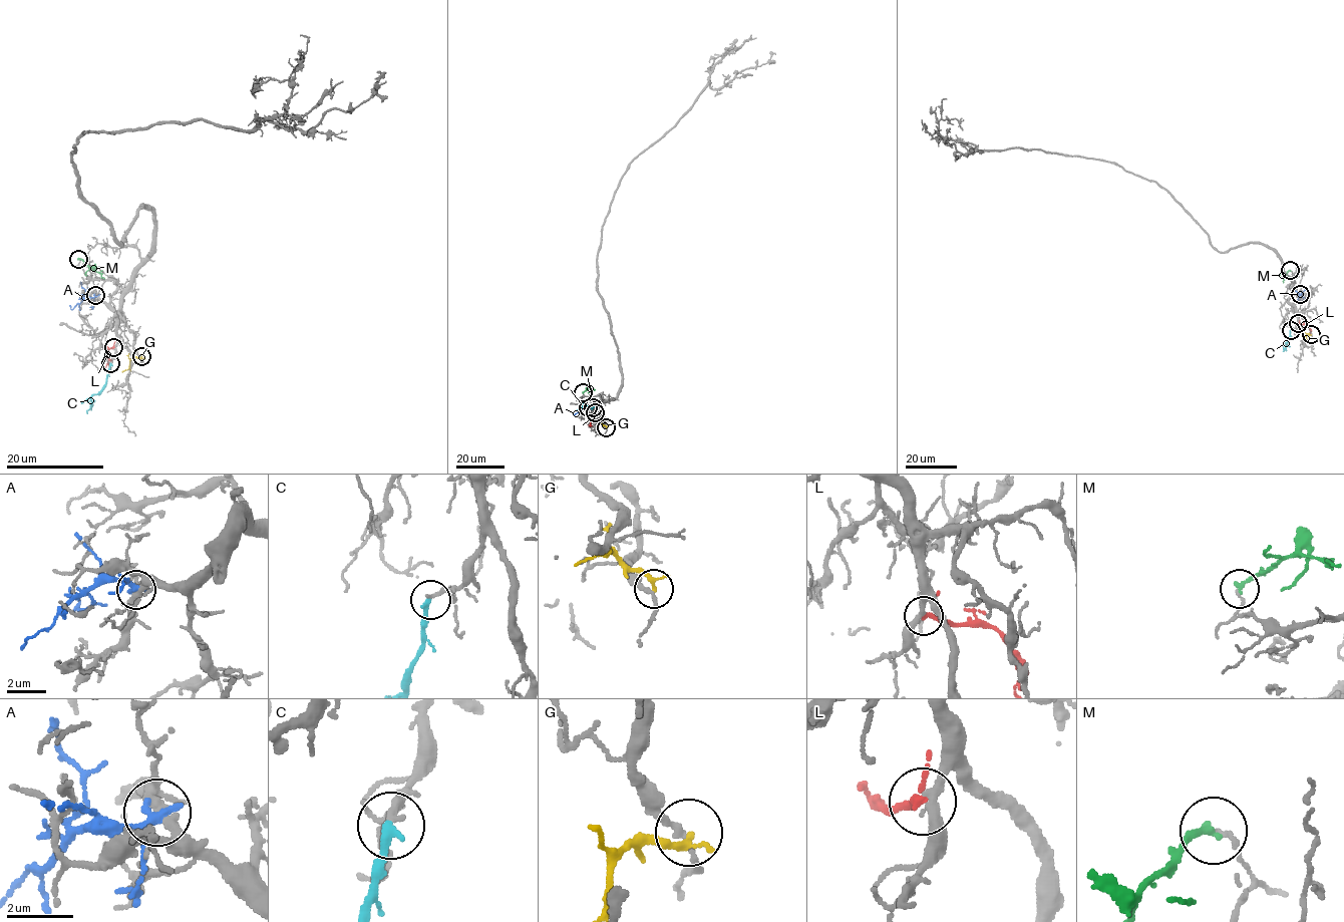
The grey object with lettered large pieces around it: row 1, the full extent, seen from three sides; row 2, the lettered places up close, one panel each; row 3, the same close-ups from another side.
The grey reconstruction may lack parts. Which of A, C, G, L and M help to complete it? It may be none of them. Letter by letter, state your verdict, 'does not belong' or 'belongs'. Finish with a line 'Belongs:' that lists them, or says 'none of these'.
A: does not belong
C: belongs
G: does not belong
L: belongs
M: does not belong
Belongs: C, L

